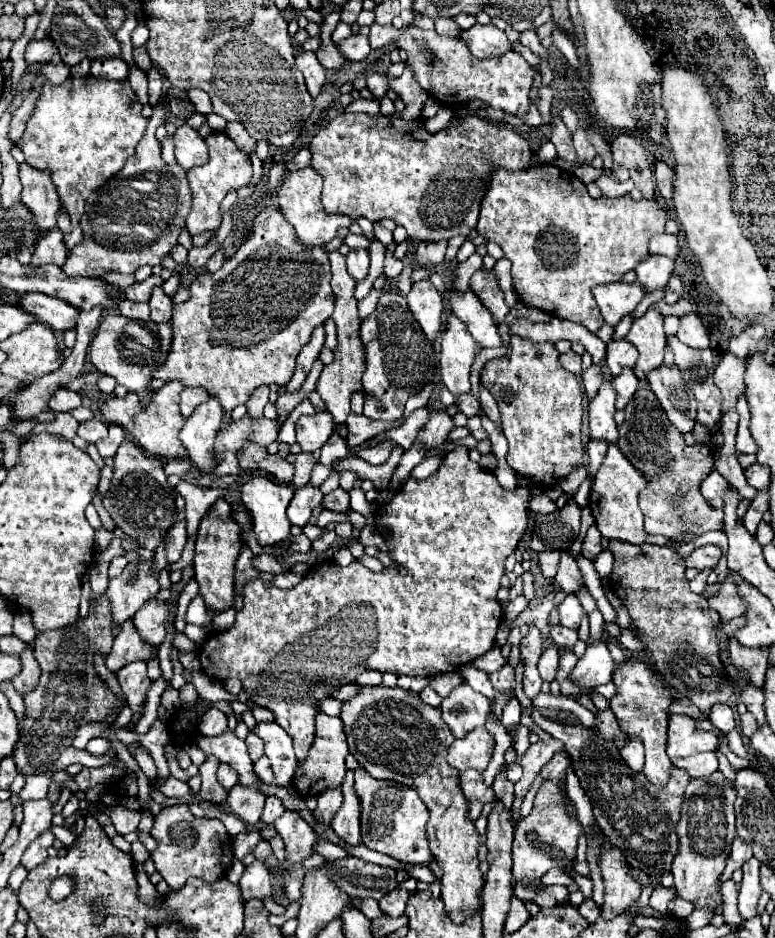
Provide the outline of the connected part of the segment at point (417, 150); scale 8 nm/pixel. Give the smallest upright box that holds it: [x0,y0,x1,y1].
[310,114,532,242]

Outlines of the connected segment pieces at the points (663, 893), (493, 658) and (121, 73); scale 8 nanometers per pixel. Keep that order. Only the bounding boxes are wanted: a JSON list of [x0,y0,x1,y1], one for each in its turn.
[[650,886,676,912],[472,648,506,674],[90,58,128,80]]

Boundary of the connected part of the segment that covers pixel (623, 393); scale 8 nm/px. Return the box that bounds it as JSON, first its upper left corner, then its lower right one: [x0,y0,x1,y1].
[612,368,638,410]

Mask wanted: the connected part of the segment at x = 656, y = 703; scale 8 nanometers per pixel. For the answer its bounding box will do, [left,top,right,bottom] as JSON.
[610,658,674,786]

